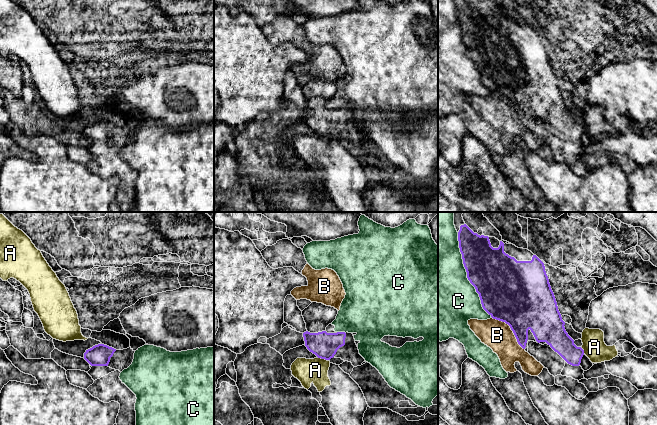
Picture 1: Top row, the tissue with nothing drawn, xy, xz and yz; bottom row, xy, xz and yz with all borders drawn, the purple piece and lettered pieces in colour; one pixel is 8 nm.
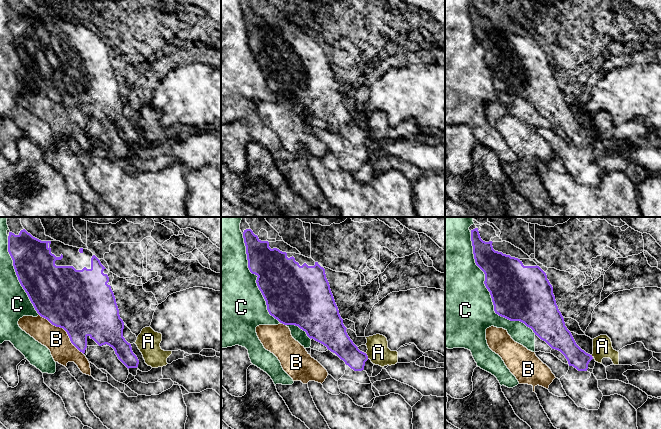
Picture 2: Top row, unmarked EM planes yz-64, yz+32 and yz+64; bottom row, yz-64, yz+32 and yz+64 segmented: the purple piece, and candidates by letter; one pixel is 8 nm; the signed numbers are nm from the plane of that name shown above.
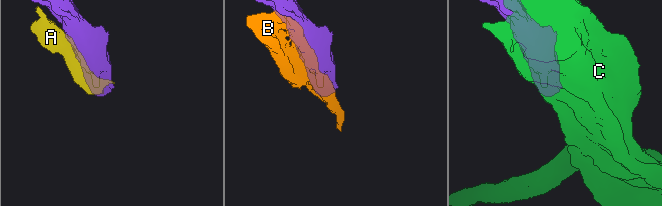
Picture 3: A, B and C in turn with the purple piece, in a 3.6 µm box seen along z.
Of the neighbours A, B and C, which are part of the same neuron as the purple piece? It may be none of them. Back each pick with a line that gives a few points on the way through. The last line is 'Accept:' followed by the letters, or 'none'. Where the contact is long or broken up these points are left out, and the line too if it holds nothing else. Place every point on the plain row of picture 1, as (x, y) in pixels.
Accept: none

